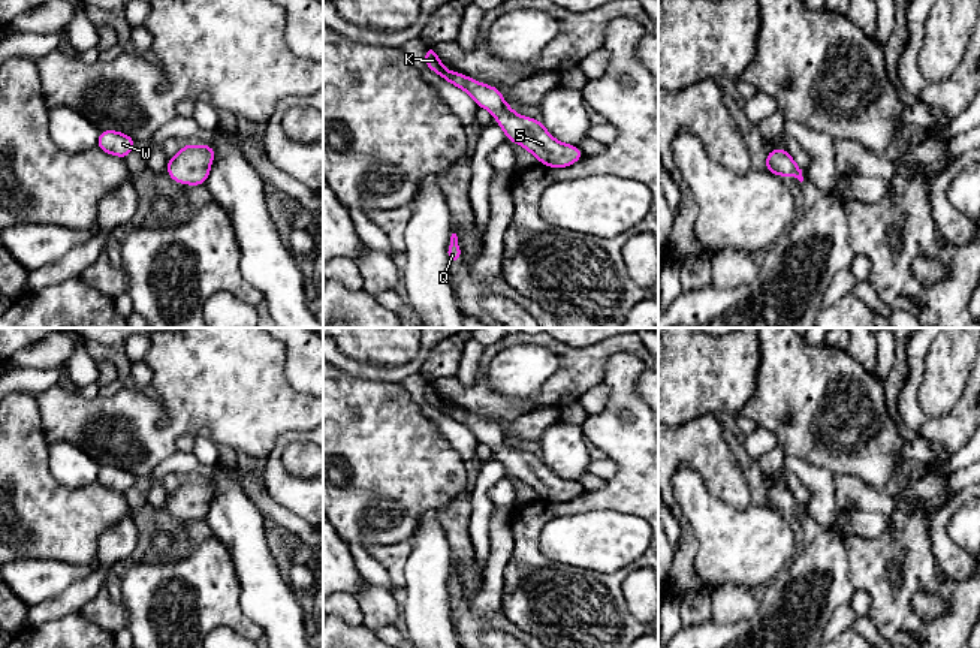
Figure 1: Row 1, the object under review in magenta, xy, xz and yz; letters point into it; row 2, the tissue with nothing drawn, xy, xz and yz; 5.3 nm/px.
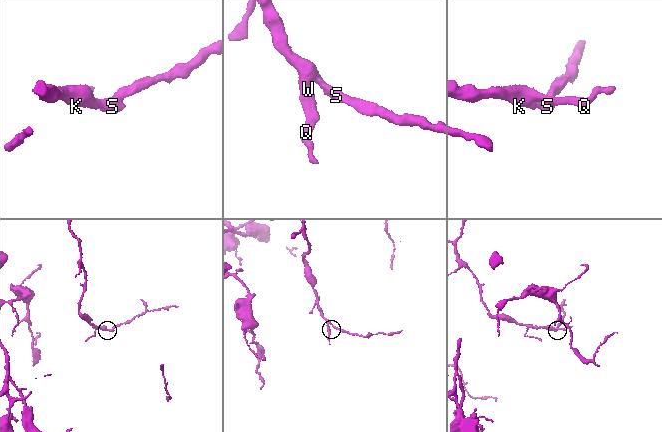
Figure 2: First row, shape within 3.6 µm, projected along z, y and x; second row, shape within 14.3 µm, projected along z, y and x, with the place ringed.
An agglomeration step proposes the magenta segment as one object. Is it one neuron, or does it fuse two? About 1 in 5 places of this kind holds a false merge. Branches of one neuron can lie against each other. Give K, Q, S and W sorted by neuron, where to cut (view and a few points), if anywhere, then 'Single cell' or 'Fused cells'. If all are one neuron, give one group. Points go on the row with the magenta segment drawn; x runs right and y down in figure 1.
Groups: K Q S W. No split. Single cell

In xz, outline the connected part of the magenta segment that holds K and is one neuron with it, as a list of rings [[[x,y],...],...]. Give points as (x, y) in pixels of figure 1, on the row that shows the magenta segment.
[[[431,45],[425,51],[425,63],[447,82],[468,93],[479,108],[491,111],[494,120],[503,127],[506,139],[521,144],[542,165],[566,168],[584,157],[584,153],[576,145],[567,145],[552,138],[542,121],[518,115],[504,102],[498,88],[477,82],[459,72],[447,70]]]

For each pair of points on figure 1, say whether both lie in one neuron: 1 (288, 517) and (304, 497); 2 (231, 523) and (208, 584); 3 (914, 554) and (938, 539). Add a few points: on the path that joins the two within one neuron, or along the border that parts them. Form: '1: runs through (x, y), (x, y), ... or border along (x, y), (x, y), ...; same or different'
1: border along (265, 490), (280, 505), (307, 523); different
2: border along (214, 536), (228, 551), (237, 578); different
3: border along (937, 509), (928, 538), (946, 575); different

